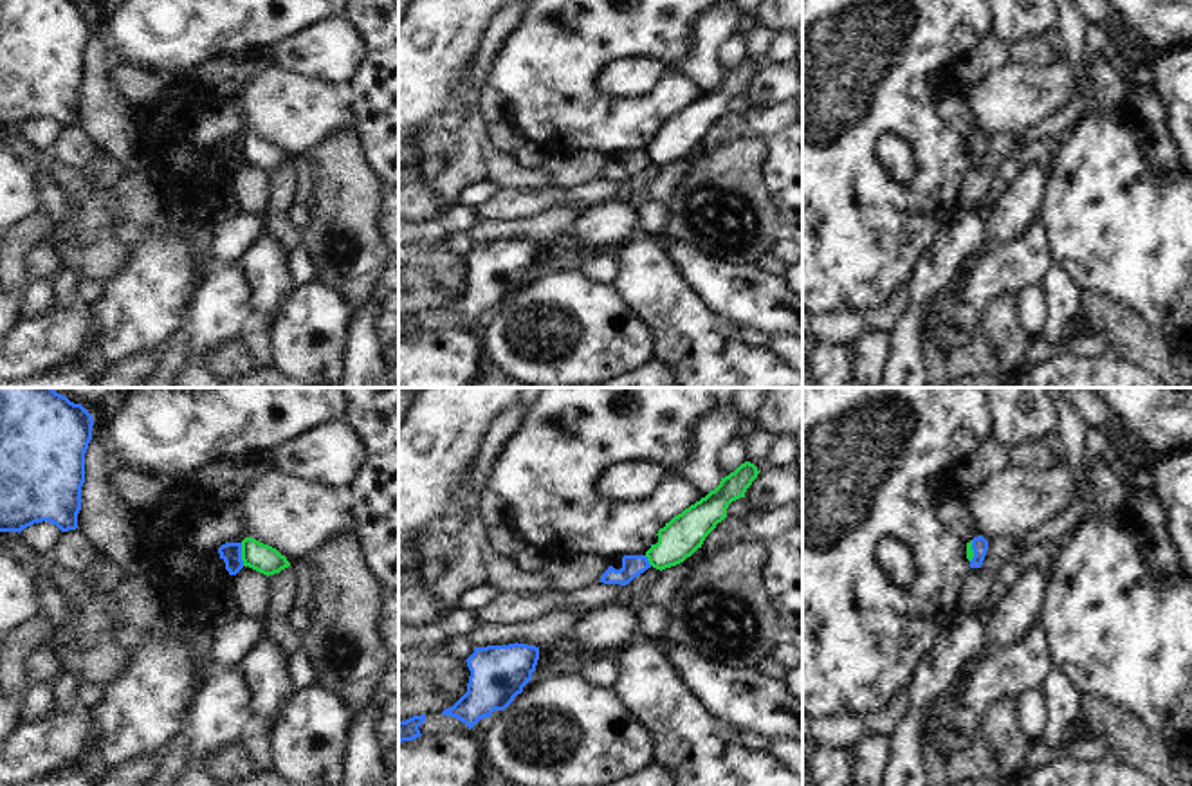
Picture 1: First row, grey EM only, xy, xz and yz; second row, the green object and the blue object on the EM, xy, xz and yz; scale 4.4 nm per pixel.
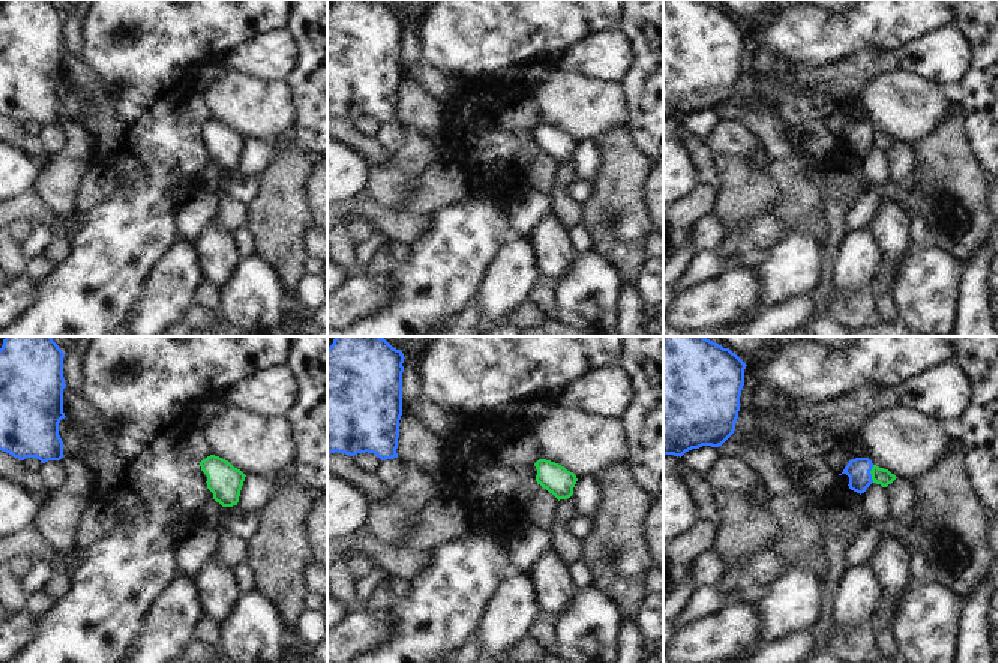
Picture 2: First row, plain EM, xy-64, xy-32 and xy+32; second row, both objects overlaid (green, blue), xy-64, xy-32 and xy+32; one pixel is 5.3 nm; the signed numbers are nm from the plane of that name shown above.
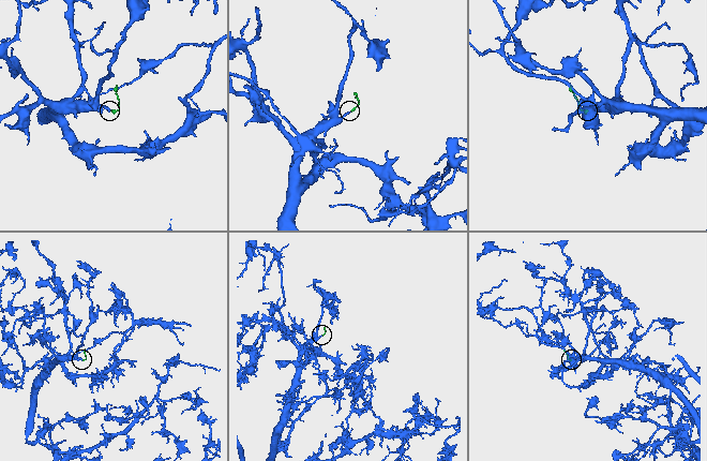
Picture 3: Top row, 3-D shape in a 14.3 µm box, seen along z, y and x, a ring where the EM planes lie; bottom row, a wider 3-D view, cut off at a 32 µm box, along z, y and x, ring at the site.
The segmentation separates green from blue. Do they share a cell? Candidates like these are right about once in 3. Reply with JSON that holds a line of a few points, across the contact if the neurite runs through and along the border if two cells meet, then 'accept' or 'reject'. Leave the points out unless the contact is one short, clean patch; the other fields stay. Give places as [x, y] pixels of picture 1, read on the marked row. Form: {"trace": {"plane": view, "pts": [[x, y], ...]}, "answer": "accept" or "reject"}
{"trace": {"plane": "xy", "pts": [[240, 543], [244, 565]]}, "answer": "reject"}

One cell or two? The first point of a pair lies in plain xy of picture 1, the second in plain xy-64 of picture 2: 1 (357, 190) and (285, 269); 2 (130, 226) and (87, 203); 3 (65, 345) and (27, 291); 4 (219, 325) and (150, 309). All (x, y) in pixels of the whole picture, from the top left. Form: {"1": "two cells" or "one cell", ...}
{"1": "one cell", "2": "one cell", "3": "one cell", "4": "one cell"}

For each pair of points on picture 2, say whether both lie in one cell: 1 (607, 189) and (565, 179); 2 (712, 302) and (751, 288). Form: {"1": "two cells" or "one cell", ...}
{"1": "two cells", "2": "one cell"}

